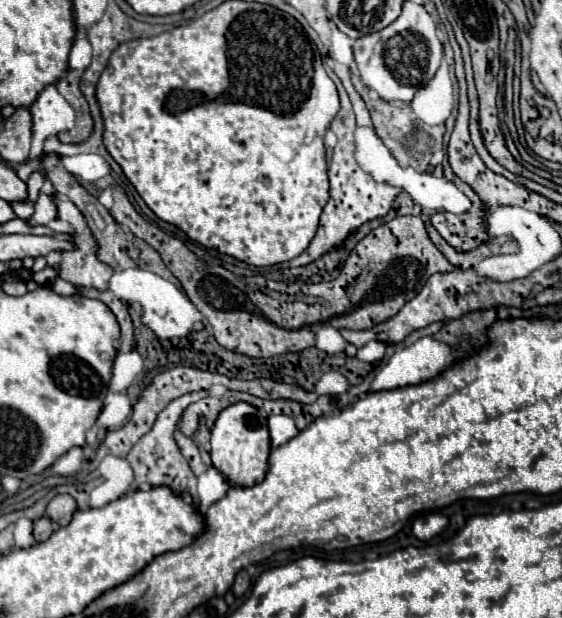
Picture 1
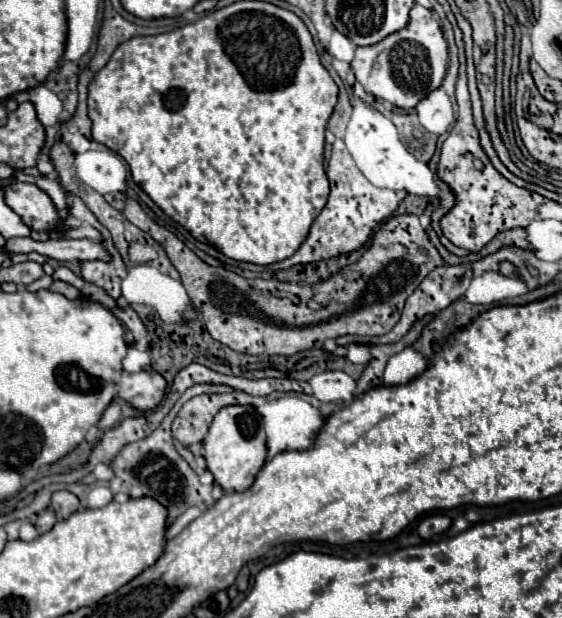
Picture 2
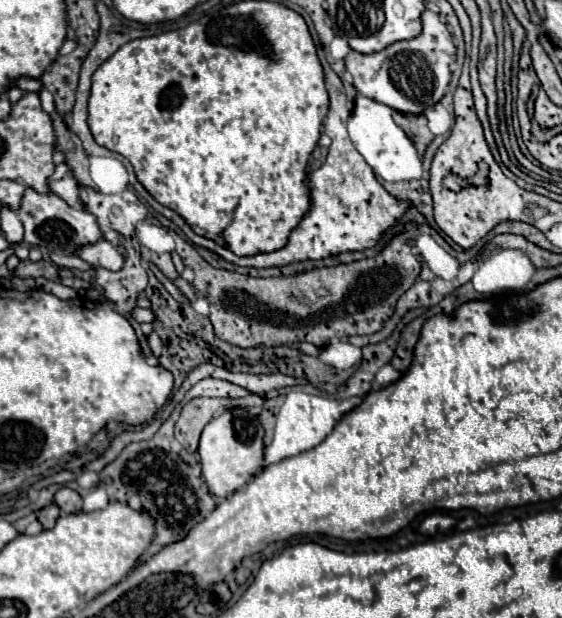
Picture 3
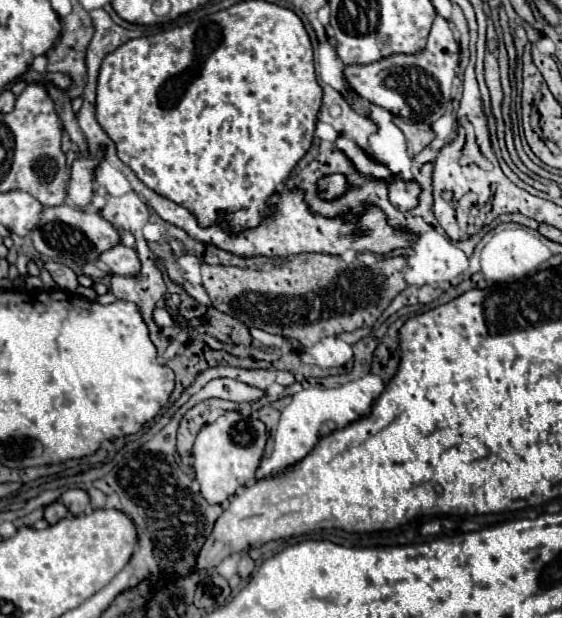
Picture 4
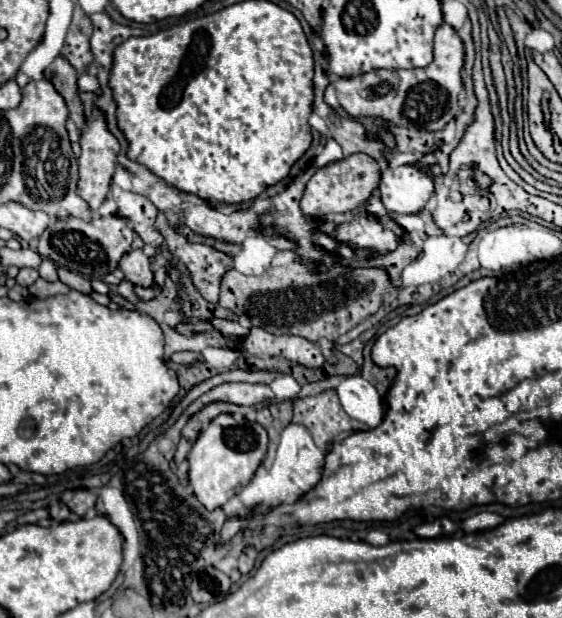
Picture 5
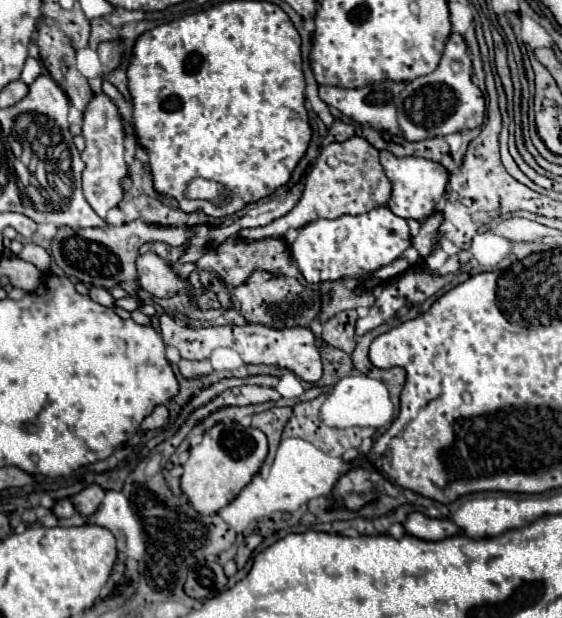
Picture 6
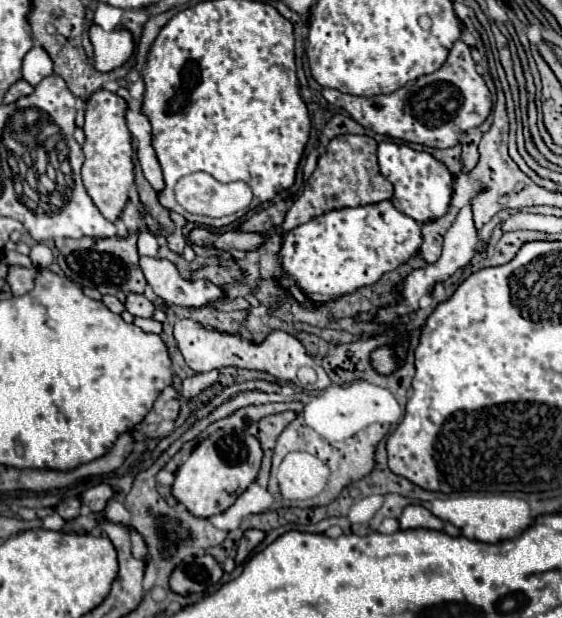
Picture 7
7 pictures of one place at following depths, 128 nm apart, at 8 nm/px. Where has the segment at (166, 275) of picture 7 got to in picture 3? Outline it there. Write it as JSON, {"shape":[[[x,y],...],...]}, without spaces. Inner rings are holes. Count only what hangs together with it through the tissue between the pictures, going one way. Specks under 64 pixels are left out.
{"shape":[[[100,240],[100,244],[92,244],[92,248],[84,248],[84,252],[76,252],[76,254],[94,268],[106,268],[116,272],[124,266],[124,256],[120,248],[110,244],[108,240]]]}

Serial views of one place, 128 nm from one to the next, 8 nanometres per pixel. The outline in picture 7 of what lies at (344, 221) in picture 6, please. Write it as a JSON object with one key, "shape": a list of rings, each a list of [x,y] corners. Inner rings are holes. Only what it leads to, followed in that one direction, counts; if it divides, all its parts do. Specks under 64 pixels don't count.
{"shape":[[[382,200],[356,208],[330,210],[286,232],[278,260],[284,276],[292,280],[304,296],[310,298],[318,294],[324,296],[324,304],[328,304],[344,294],[352,294],[360,286],[378,282],[382,274],[408,262],[420,244],[422,232],[416,220],[396,210],[390,200]]]}

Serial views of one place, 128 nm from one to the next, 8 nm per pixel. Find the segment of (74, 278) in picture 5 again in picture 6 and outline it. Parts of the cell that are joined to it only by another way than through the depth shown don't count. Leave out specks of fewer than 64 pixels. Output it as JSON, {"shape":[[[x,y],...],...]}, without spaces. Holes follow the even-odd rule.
{"shape":[[[90,288],[90,298],[94,300],[94,302],[98,302],[98,304],[102,304],[102,306],[108,306],[108,308],[114,308],[114,298],[112,298],[112,294],[108,292],[108,290],[104,290],[104,288]]]}

